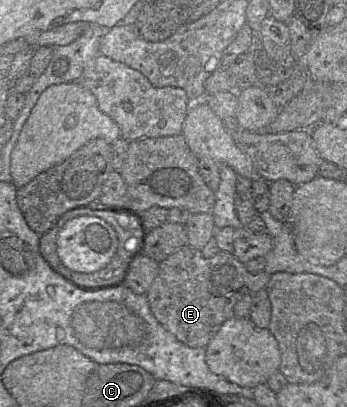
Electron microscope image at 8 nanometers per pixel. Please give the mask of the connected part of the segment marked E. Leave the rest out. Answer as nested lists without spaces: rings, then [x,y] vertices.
[[[185,245],[159,263],[158,274],[146,293],[146,297],[156,320],[180,342],[191,347],[206,347],[214,338],[221,325],[233,316],[236,302],[244,295],[254,295],[266,289],[271,275],[265,270],[251,274],[244,263],[232,253],[220,251],[211,258],[205,258],[192,246]]]

